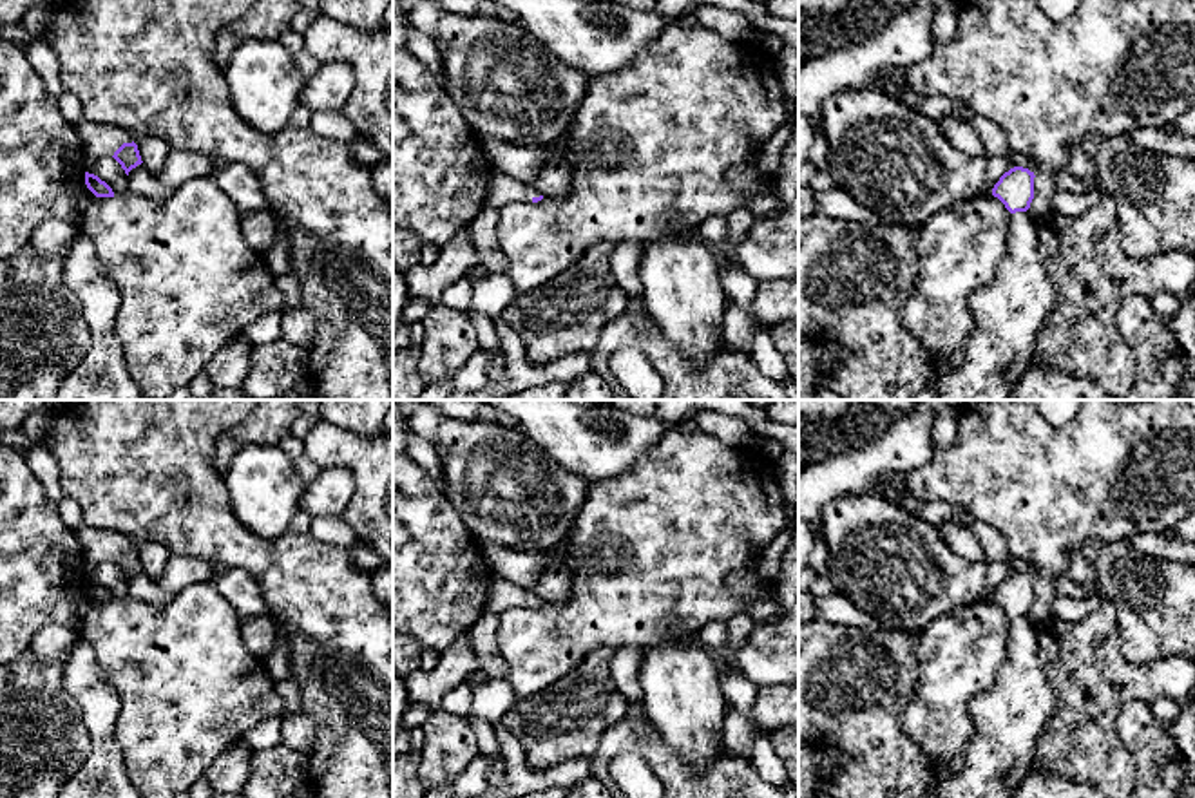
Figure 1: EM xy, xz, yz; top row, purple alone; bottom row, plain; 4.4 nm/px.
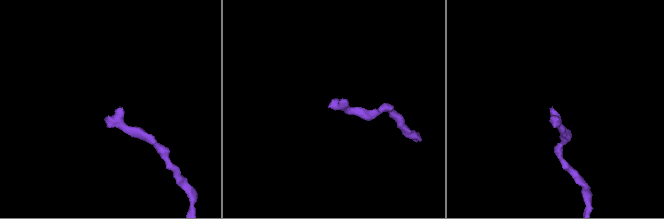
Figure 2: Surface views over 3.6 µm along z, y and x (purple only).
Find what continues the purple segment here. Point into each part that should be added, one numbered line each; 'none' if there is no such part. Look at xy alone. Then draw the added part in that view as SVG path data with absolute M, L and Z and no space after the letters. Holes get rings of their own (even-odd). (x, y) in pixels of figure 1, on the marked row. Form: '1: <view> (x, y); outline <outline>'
1: xy (98, 140); outline M81 119L78 123L76 130L78 130L78 138L81 139L81 145L83 145L85 161L89 165L105 156L112 157L114 152L123 143L134 141L132 134L120 127L92 123L87 119Z

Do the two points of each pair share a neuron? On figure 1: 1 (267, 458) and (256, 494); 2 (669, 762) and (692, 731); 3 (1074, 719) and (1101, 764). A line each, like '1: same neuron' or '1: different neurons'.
1: same neuron
2: different neurons
3: same neuron

